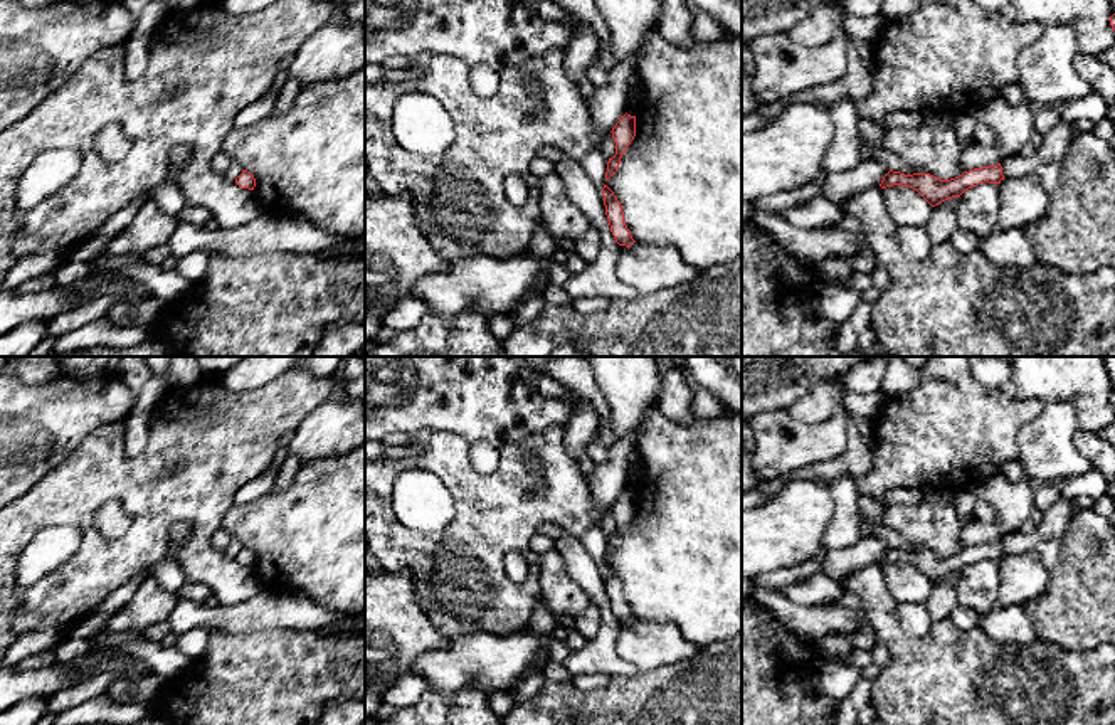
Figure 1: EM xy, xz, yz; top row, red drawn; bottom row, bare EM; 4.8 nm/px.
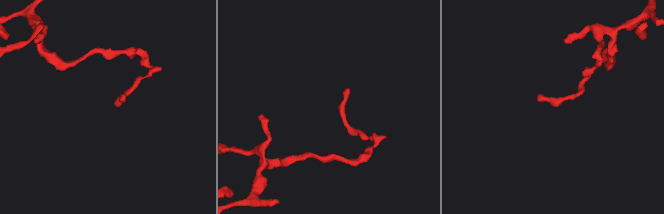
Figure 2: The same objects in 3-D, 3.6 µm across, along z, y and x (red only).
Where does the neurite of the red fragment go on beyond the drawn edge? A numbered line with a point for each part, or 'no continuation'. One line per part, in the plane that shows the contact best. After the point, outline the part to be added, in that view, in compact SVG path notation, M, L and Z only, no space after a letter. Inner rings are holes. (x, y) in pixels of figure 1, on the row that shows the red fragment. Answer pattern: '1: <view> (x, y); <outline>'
no continuation

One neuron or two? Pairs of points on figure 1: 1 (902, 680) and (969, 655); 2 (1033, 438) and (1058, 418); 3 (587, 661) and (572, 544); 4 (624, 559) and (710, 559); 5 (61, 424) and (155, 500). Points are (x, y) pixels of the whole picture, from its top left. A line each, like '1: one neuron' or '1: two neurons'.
1: one neuron
2: one neuron
3: one neuron
4: one neuron
5: two neurons

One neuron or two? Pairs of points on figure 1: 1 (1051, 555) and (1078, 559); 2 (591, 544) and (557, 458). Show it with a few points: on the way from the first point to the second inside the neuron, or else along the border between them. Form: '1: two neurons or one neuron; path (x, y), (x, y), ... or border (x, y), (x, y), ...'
1: two neurons; border (1070, 518), (1065, 529), (1062, 559), (1050, 572)
2: two neurons; border (599, 522), (579, 537)

